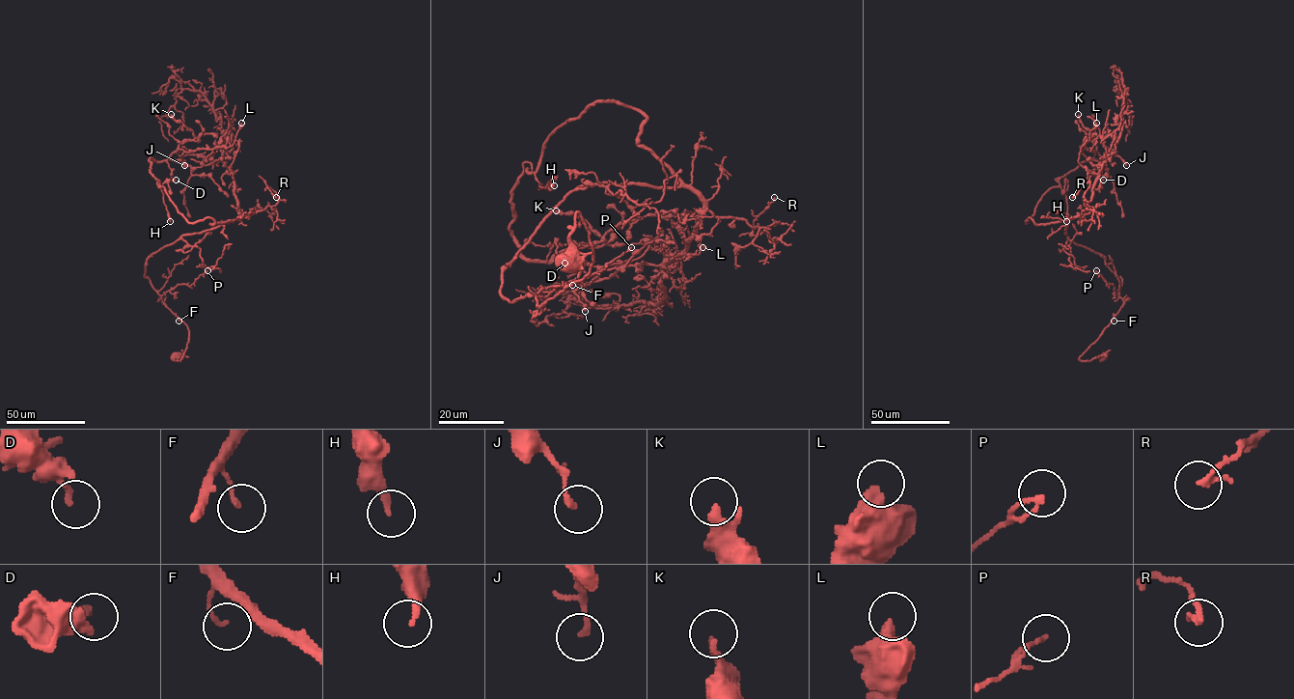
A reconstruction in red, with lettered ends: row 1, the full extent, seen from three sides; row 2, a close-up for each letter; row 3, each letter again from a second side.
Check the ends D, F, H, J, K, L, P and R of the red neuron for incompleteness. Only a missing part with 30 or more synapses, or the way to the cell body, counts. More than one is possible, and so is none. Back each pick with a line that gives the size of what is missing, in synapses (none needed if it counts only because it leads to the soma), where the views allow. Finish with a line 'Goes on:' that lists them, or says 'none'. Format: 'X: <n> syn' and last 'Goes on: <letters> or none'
Goes on: none

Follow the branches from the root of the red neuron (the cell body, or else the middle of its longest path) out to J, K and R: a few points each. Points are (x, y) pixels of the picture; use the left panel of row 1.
J: (177, 356), (188, 329), (145, 276), (146, 260), (183, 236), (242, 216), (221, 161), (179, 155), (184, 165)
K: (177, 356), (188, 329), (145, 276), (146, 260), (242, 215), (221, 161), (170, 158), (194, 138), (171, 114)
R: (177, 356), (188, 329), (145, 276), (147, 259), (183, 236), (275, 206), (278, 194), (265, 182), (276, 197)

